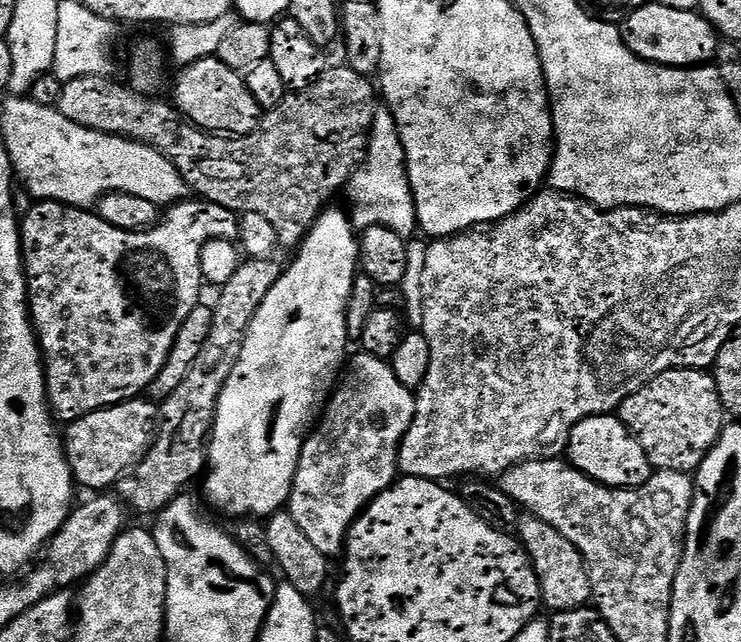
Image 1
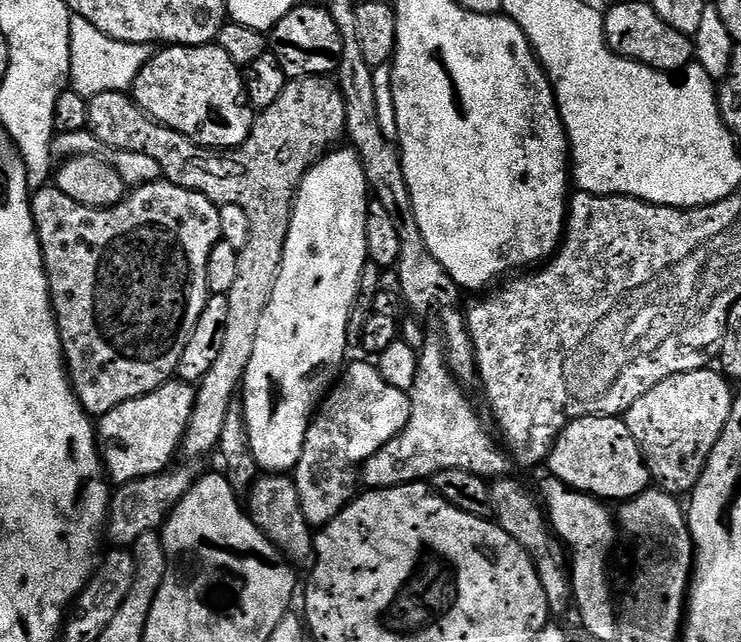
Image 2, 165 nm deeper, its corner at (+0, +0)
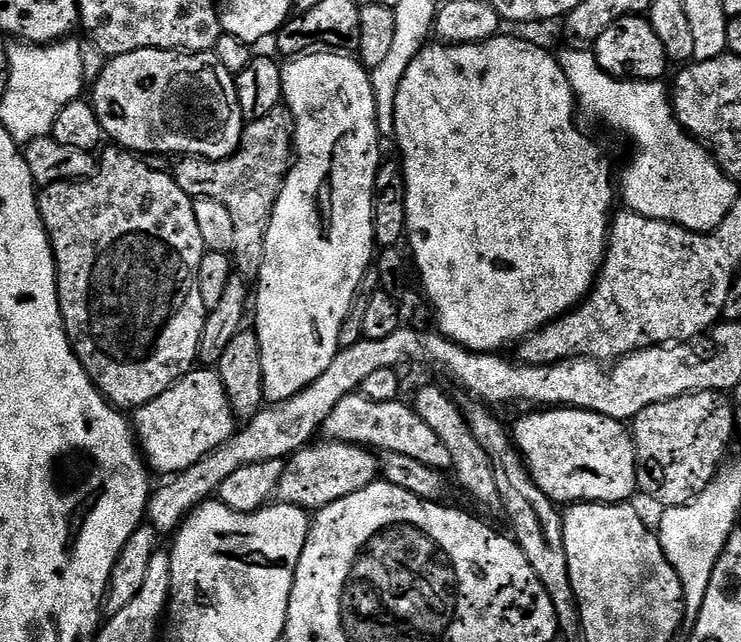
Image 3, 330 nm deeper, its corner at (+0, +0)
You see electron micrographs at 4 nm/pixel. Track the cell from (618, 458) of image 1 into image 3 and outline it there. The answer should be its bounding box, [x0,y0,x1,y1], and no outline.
[514,406,638,506]

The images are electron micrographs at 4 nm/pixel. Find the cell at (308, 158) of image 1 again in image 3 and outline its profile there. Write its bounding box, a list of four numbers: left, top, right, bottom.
[175,107,294,278]

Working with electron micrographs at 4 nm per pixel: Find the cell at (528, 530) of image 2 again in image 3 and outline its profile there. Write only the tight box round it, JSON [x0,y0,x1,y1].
[414,384,500,508]

